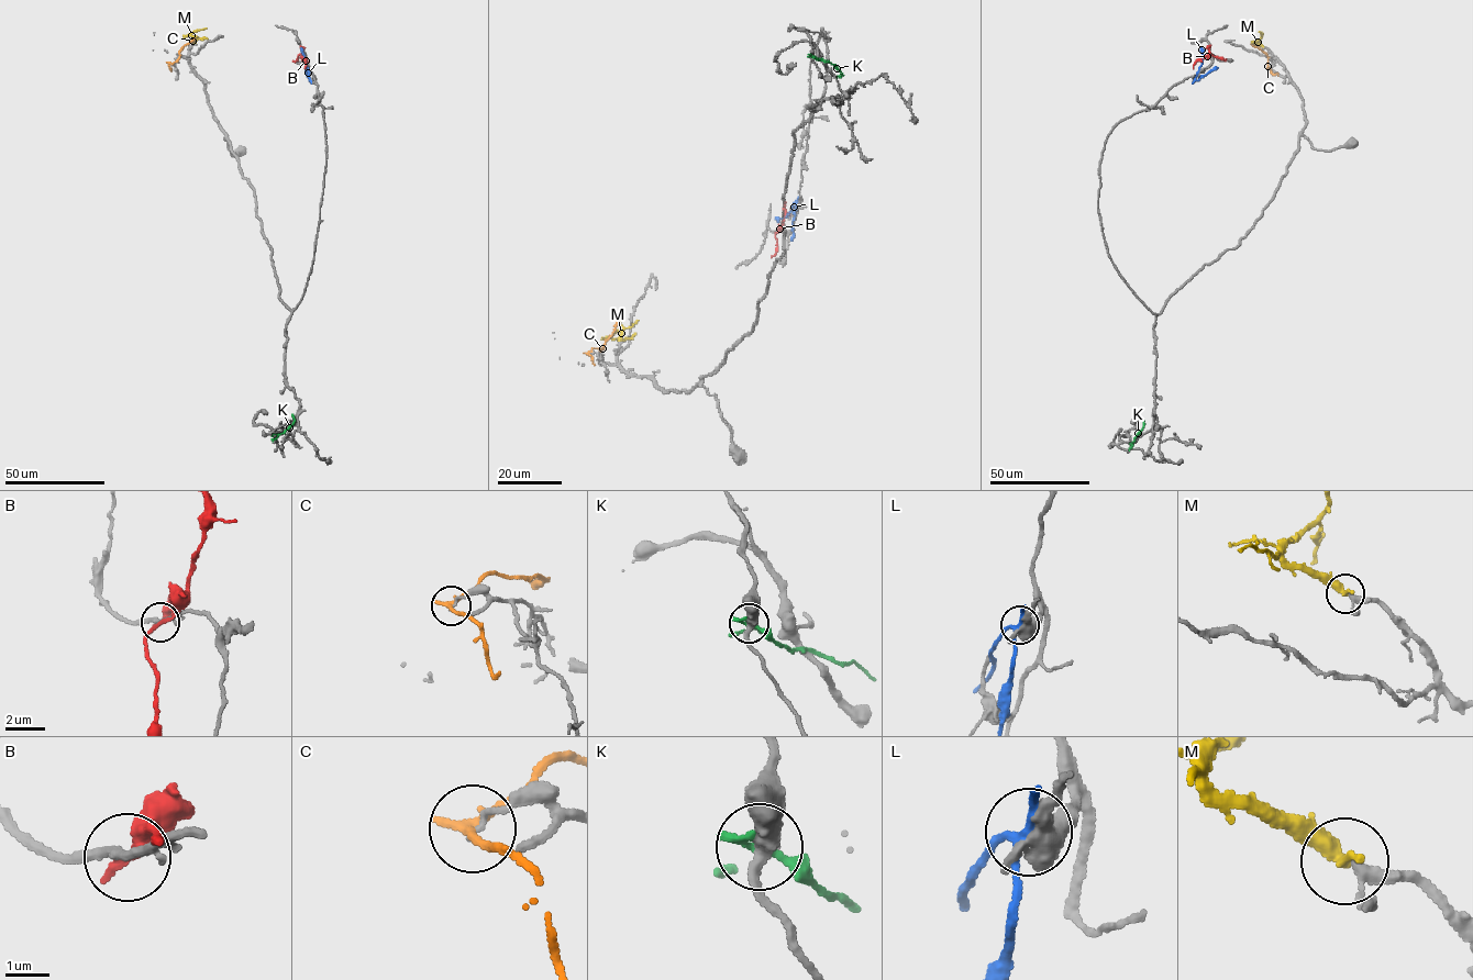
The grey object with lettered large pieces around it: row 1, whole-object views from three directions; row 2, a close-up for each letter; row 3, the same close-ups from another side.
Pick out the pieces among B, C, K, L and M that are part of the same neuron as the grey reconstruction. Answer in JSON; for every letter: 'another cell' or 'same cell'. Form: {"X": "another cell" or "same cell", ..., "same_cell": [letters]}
{"B": "another cell", "C": "another cell", "K": "another cell", "L": "another cell", "M": "same cell", "same_cell": ["M"]}

